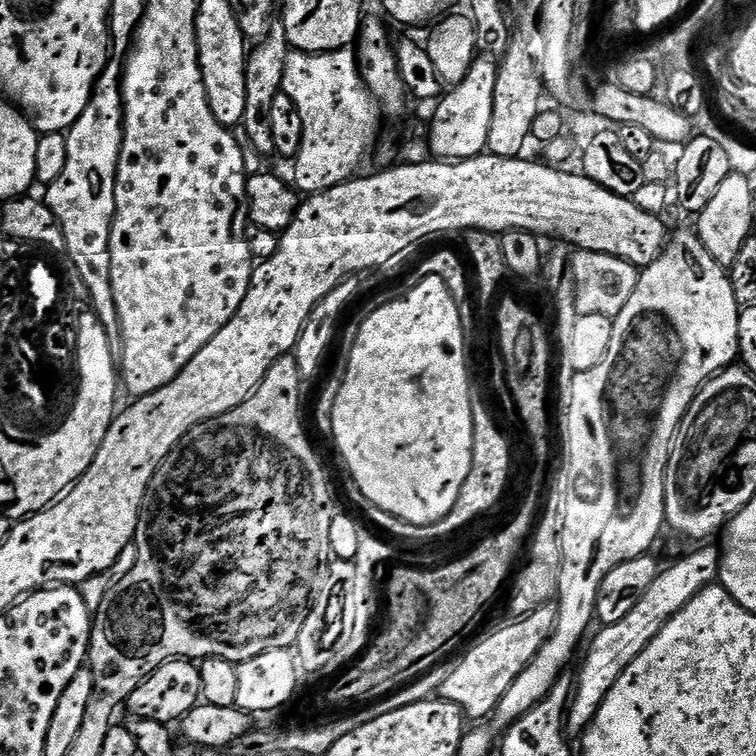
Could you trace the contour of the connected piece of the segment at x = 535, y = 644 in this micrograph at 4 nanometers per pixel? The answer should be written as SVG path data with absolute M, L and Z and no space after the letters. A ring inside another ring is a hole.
M549 603L542 605L528 616L523 616L515 622L509 622L505 628L489 634L485 640L480 640L464 656L464 661L456 664L454 674L446 678L439 689L443 699L454 702L464 709L465 717L480 722L491 717L493 710L502 702L502 694L514 686L514 678L530 666L534 654L542 650L542 646L550 638L556 625L556 605ZM484 716L484 717L483 717Z

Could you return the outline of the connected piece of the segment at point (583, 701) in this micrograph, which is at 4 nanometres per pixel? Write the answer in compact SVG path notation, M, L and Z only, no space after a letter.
M708 546L693 547L696 549L689 556L674 561L669 568L661 567L654 578L654 586L642 594L642 602L638 602L638 606L634 606L634 610L630 610L622 622L603 625L599 629L601 632L591 637L592 645L590 640L587 645L588 657L580 668L580 680L578 676L572 703L568 706L566 728L569 733L583 733L585 728L592 725L592 719L598 714L606 694L610 694L614 682L618 682L622 670L626 670L626 666L630 666L630 662L634 662L634 658L638 658L638 654L642 654L642 650L646 650L646 646L658 638L658 630L662 630L662 626L666 626L666 622L670 622L670 618L674 618L674 614L678 614L678 610L682 610L690 598L697 596L709 584L717 583L721 549L704 547Z

